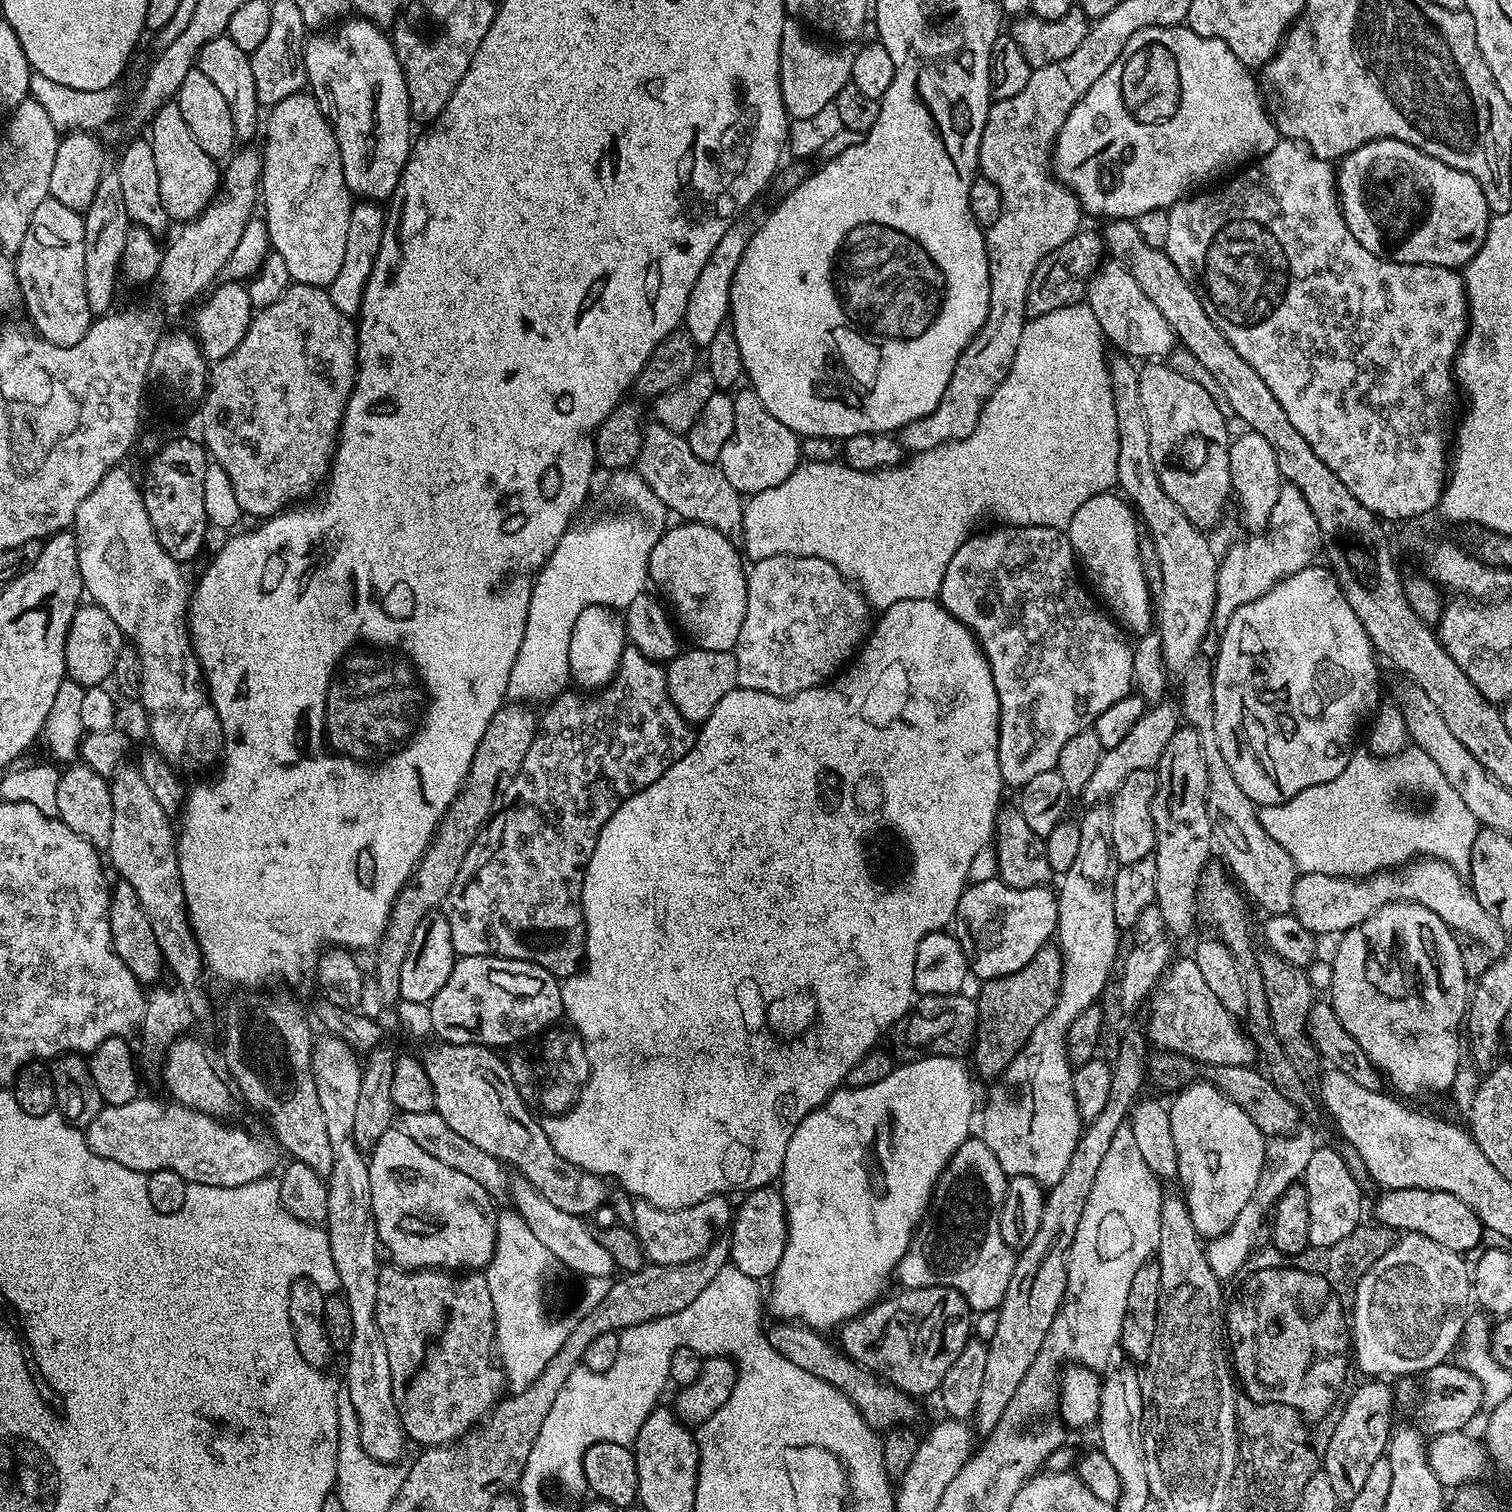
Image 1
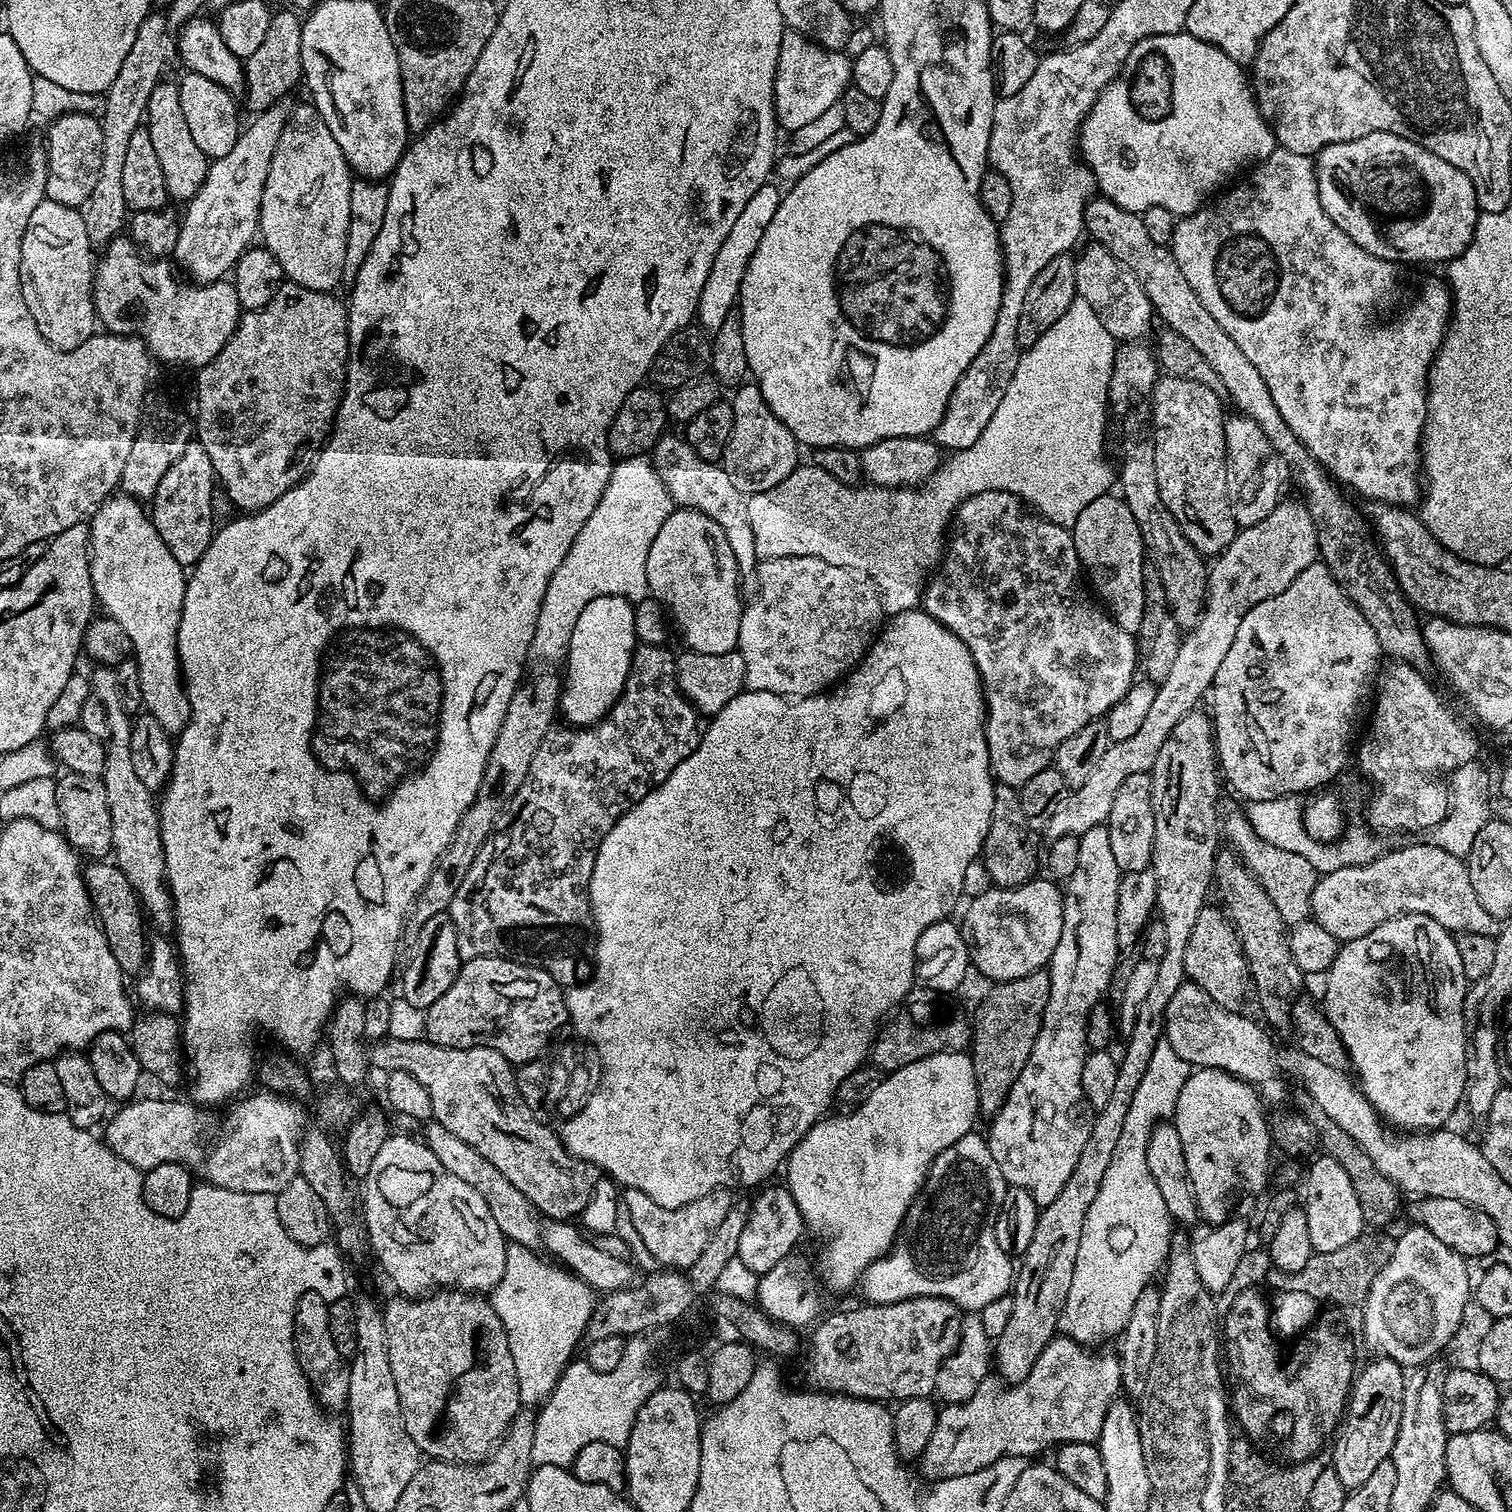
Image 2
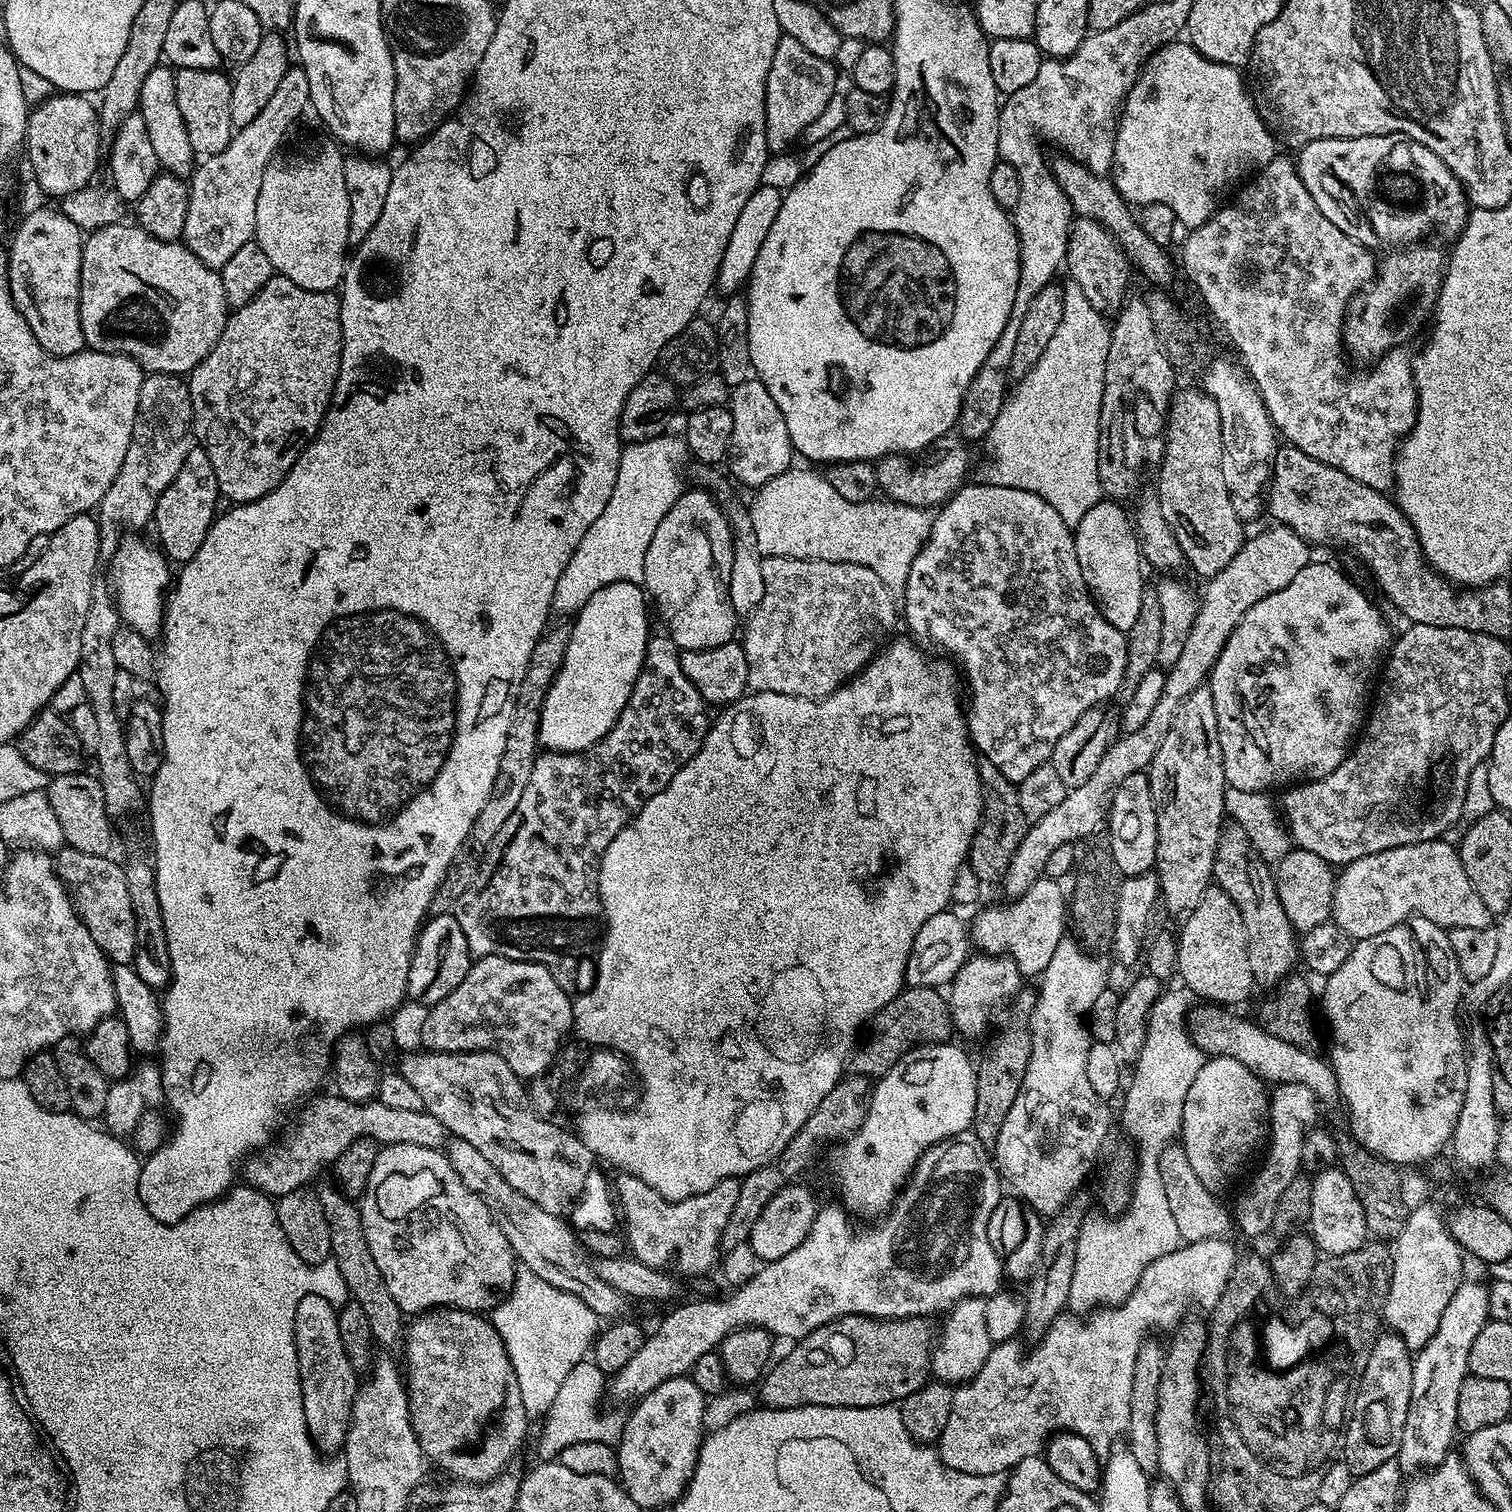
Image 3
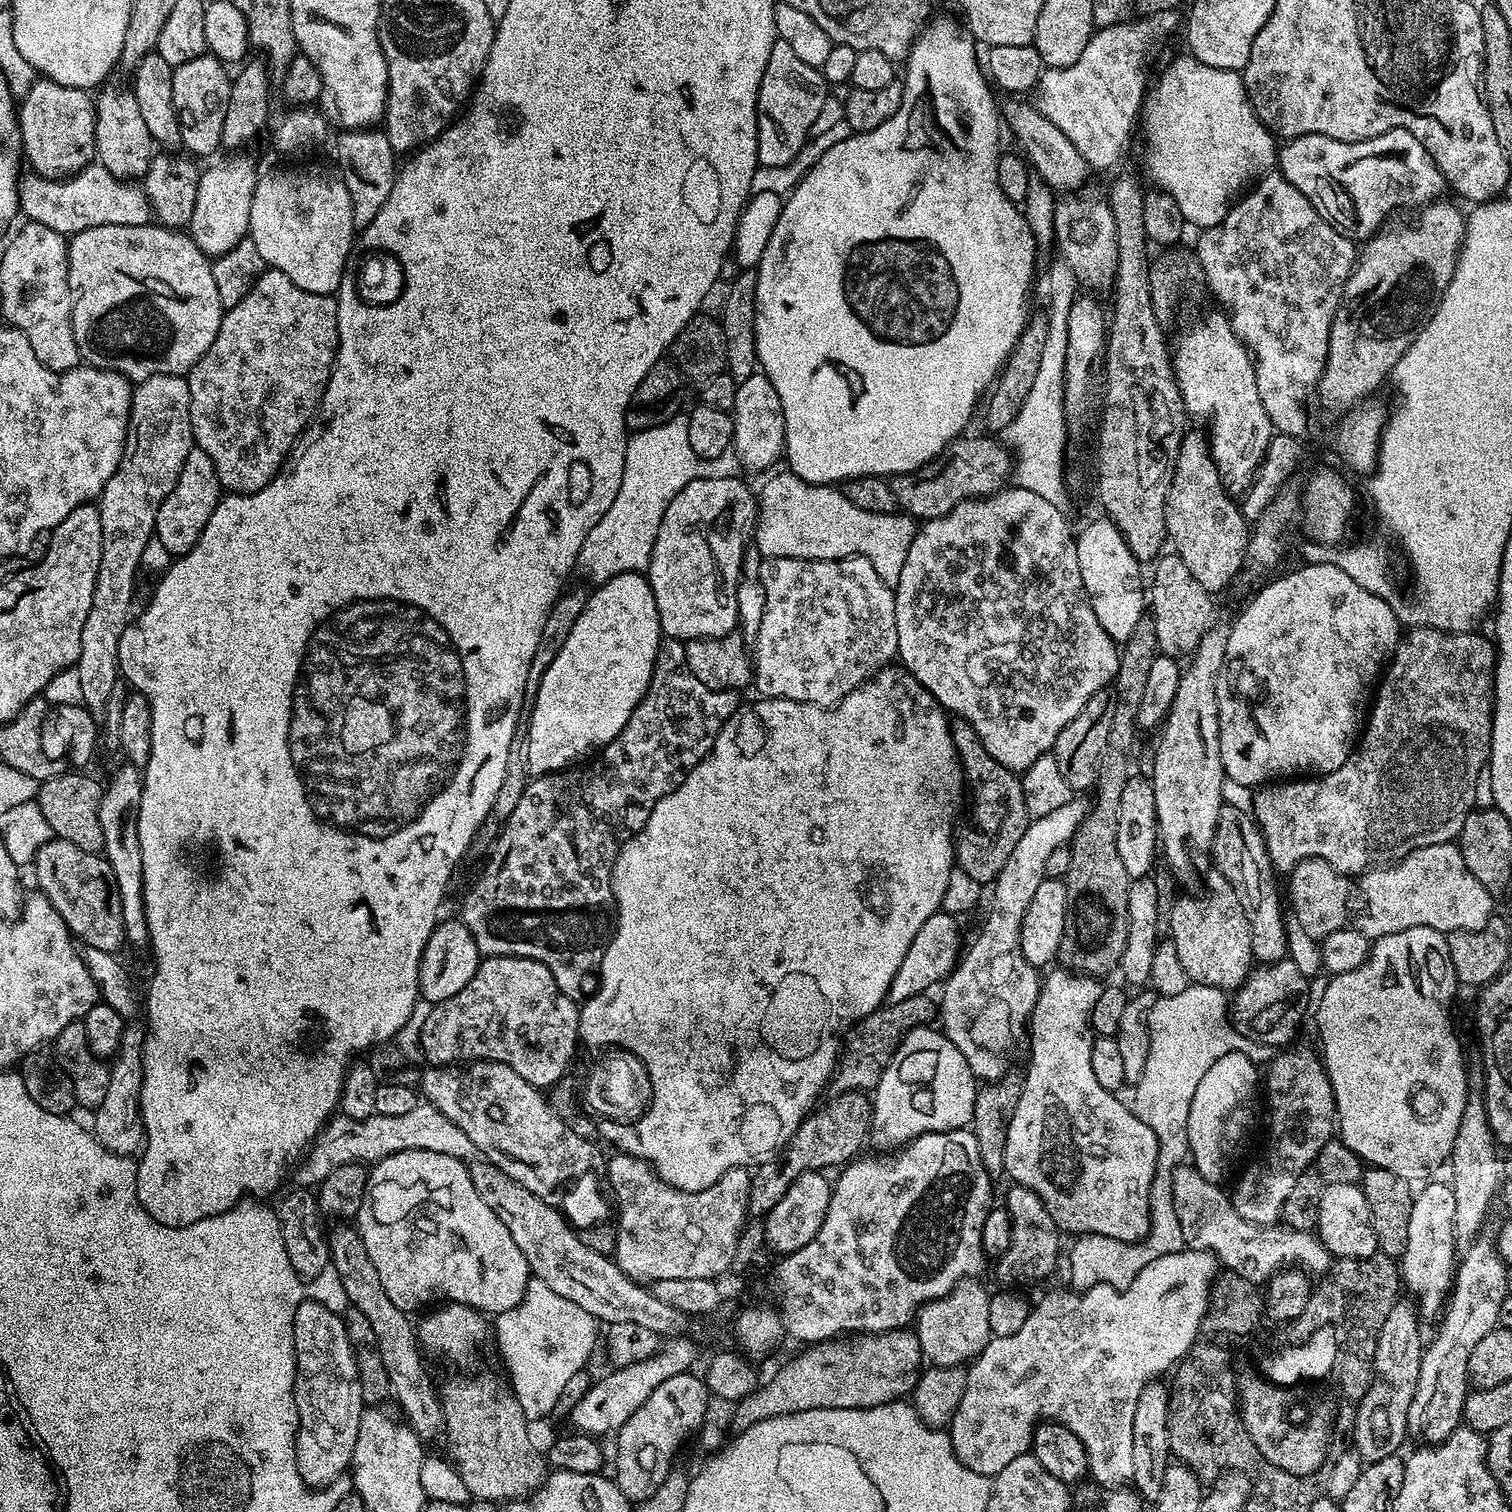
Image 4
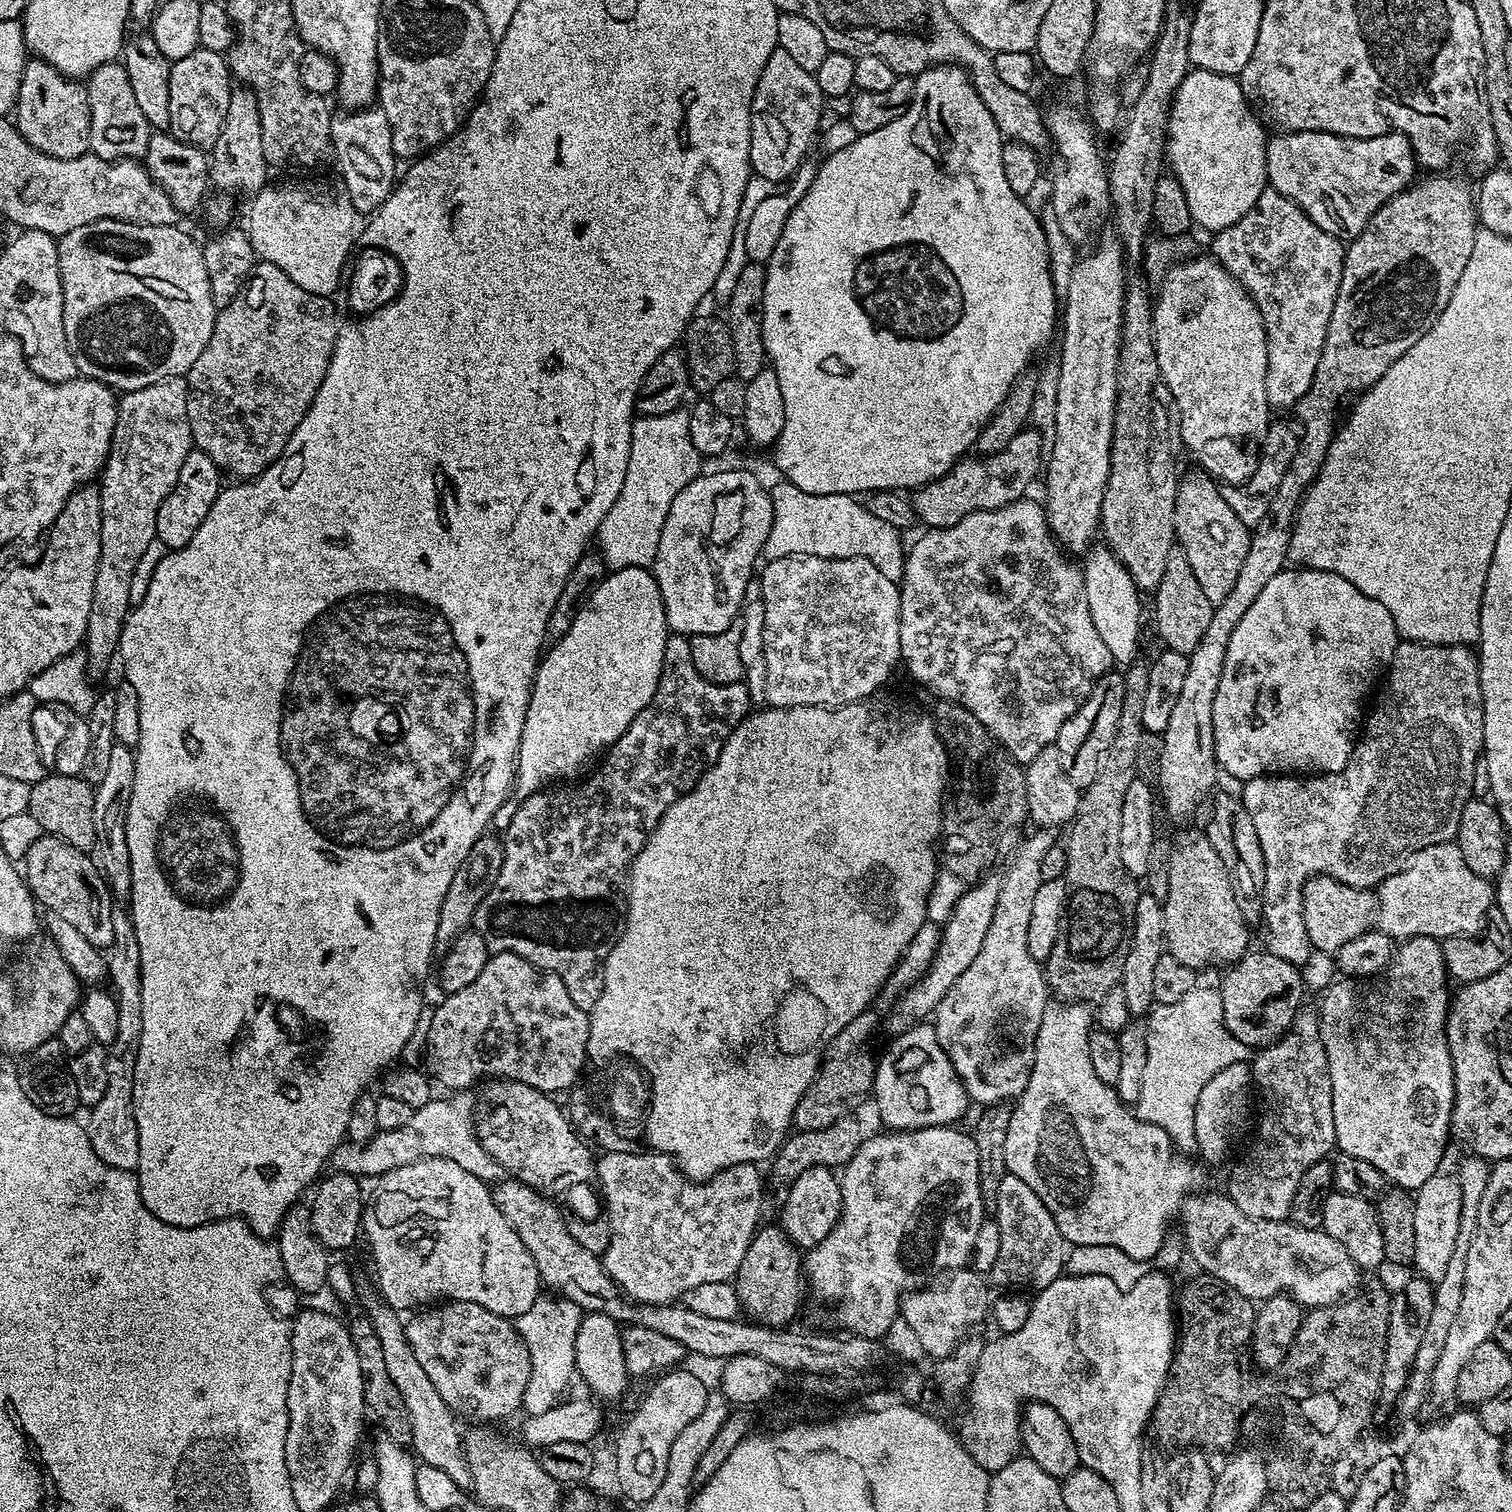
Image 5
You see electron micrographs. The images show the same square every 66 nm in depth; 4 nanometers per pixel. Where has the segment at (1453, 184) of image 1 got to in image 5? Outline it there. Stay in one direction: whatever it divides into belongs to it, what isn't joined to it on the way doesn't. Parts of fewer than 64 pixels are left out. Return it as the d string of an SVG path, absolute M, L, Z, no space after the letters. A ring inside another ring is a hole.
M1395 130L1387 131L1383 136L1366 138L1365 140L1362 138L1350 138L1349 136L1335 136L1329 132L1282 132L1273 135L1266 146L1266 170L1268 171L1268 182L1271 187L1275 188L1277 192L1281 192L1286 198L1293 200L1314 223L1322 226L1322 230L1326 230L1331 236L1339 236L1341 238L1351 238L1358 235L1367 226L1368 219L1386 201L1403 192L1418 176L1418 165L1412 150L1412 144L1401 132Z

